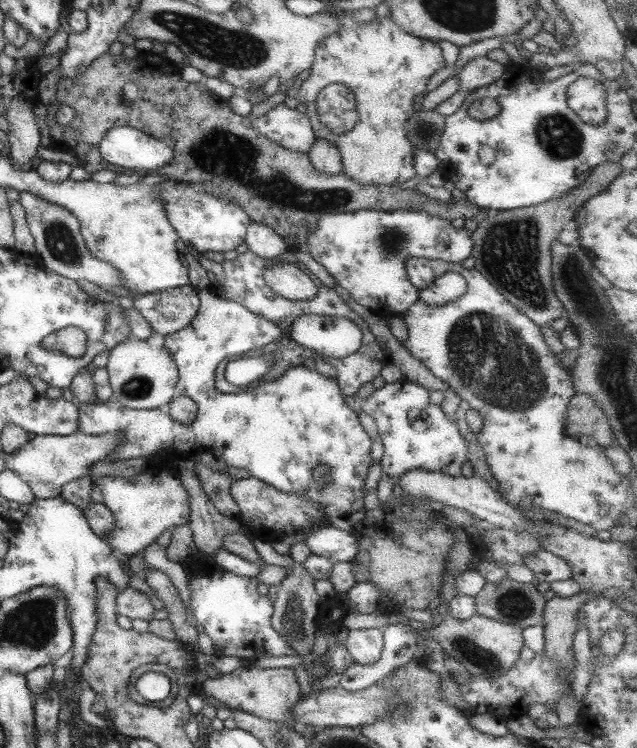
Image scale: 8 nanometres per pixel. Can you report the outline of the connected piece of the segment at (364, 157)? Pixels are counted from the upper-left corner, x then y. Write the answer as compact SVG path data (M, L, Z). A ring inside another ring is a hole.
M350 11L334 12L339 29L319 40L310 71L302 76L298 97L306 106L314 138L335 145L341 158L342 173L353 182L399 186L416 176L415 150L405 137L405 121L415 112L413 98L426 90L429 78L447 64L435 41L418 38L399 30L391 17L373 19L357 25ZM328 84L342 84L354 95L359 121L345 133L332 133L317 120L315 97Z

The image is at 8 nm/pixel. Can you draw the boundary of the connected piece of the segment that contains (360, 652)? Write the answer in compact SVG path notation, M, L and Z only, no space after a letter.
M367 628L367 630L349 630L344 646L355 663L372 665L379 660L382 643L381 629Z

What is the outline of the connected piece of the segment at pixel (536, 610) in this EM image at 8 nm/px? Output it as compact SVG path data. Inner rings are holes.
M506 577L499 583L487 581L482 589L474 596L475 614L492 618L497 622L517 625L521 629L527 626L543 624L542 610L545 606L541 587L534 587L531 583L519 583Z

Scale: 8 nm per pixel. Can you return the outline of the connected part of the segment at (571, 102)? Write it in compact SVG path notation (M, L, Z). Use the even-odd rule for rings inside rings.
M589 77L571 82L566 91L566 103L579 120L587 124L602 124L608 116L603 86Z

